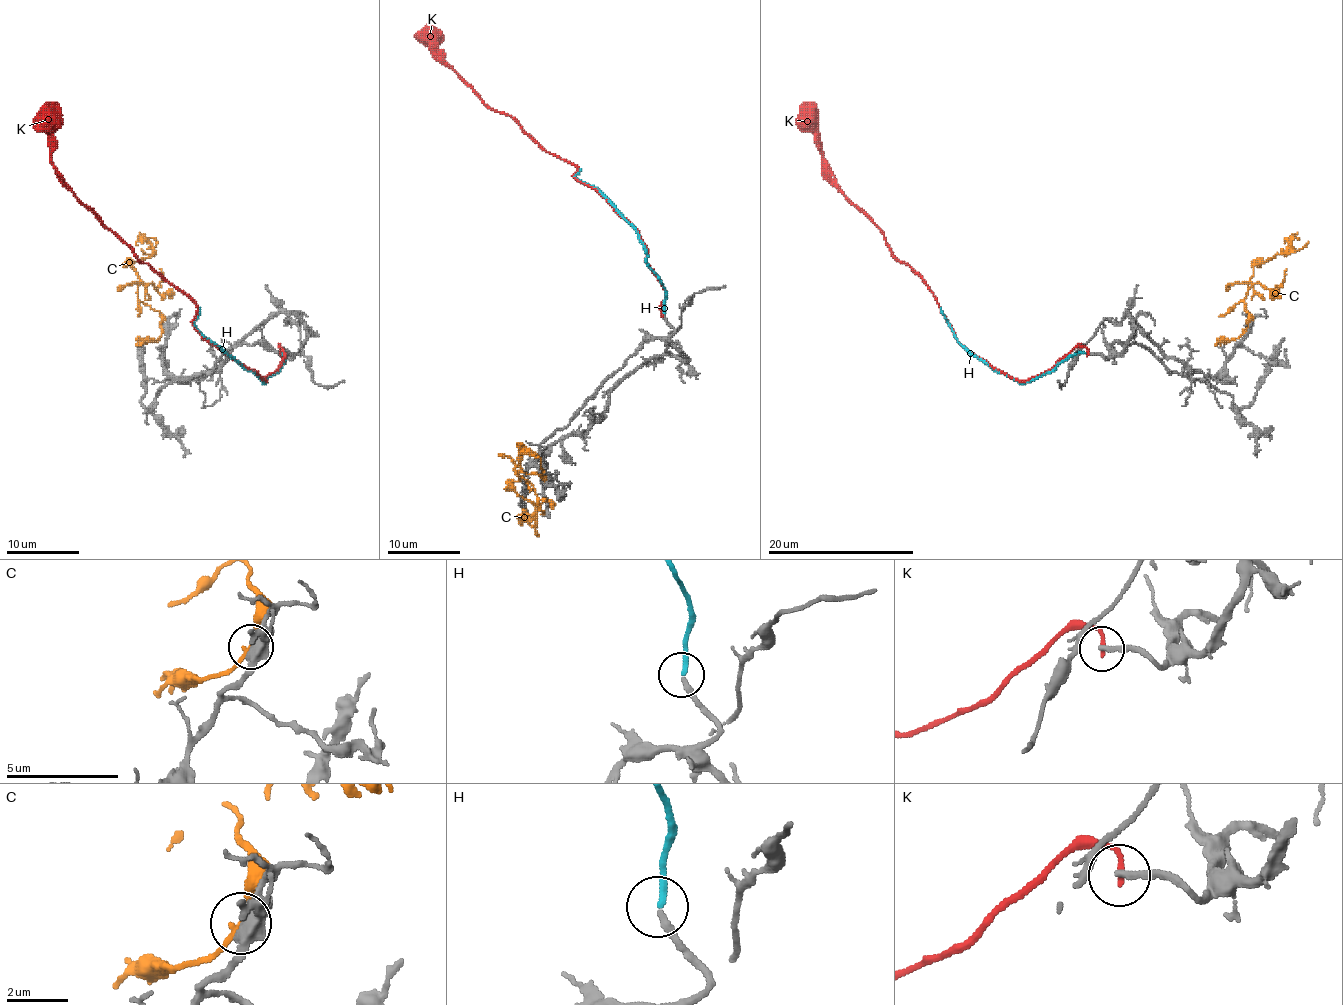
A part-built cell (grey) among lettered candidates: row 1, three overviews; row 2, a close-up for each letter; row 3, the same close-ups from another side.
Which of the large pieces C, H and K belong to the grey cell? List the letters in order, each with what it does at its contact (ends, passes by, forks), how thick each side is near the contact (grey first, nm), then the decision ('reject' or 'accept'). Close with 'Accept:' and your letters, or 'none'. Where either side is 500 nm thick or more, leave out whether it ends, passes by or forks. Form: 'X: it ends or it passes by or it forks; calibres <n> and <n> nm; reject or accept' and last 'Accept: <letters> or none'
C: it passes by; calibres 400 and 170 nm; reject
H: it ends; calibres 240 and 240 nm; accept
K: it ends; calibres 240 and 180 nm; reject
Accept: H

